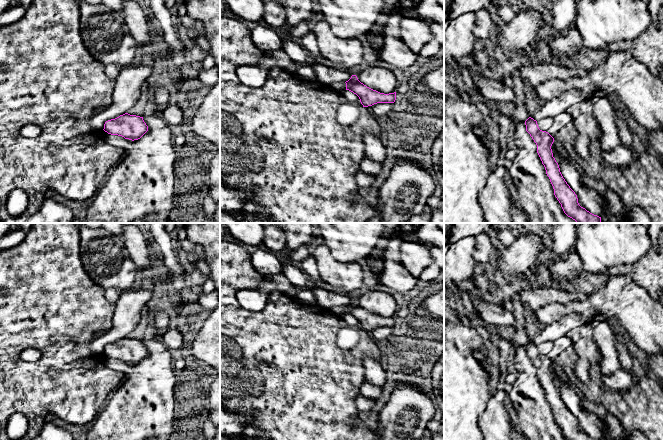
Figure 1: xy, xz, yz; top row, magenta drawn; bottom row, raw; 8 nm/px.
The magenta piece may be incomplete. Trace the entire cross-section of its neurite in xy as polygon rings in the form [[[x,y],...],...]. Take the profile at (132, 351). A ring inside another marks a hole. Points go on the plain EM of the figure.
[[[125,337],[106,345],[103,354],[108,358],[122,360],[134,365],[140,363],[148,355],[148,350],[143,341]]]

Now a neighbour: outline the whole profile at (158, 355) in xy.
[[[143,340],[148,355],[138,364],[108,358],[105,365],[126,375],[92,421],[86,440],[170,440],[174,428],[174,392],[177,389],[175,353],[161,340]]]

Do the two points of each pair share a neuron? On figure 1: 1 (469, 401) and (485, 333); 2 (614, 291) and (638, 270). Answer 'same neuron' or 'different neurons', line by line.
1: same neuron
2: different neurons

